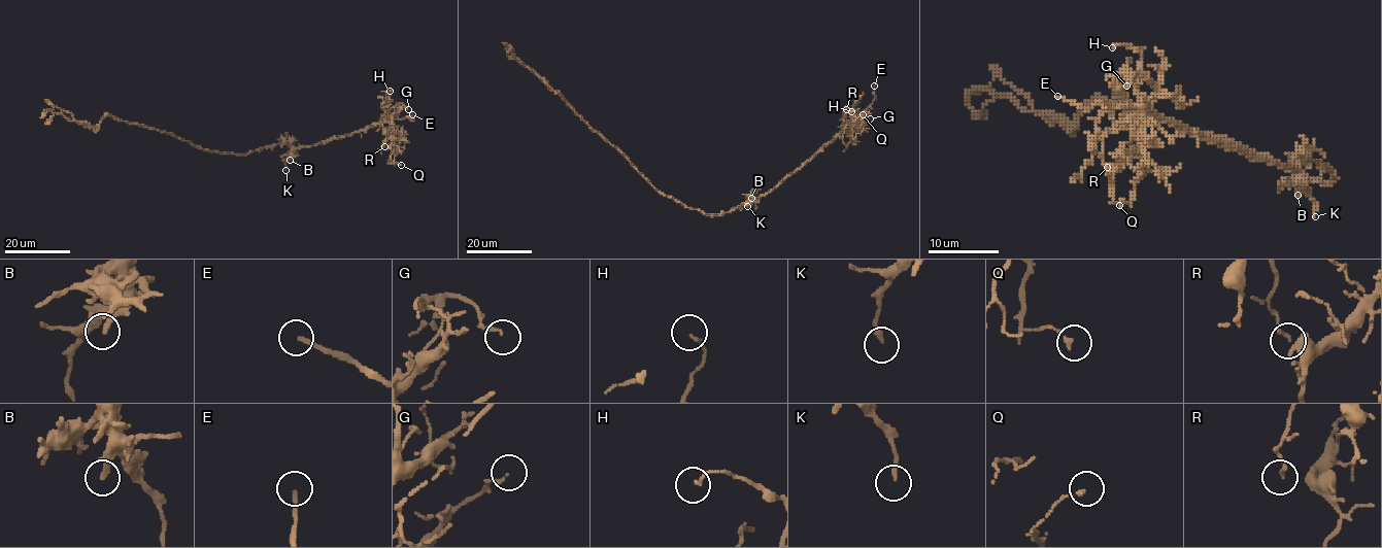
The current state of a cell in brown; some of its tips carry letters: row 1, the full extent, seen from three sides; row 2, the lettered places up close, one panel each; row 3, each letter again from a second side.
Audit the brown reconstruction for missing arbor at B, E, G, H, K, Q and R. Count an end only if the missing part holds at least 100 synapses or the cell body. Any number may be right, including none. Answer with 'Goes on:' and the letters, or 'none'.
Goes on: E

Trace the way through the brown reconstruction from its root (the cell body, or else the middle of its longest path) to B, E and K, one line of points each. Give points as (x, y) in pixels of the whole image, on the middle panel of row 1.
B: (686, 208), (710, 215), (722, 214), (754, 200), (751, 198)
E: (686, 208), (710, 215), (722, 214), (767, 195), (863, 114), (875, 99), (874, 86)
K: (686, 208), (710, 215), (722, 214), (754, 200), (747, 206)

